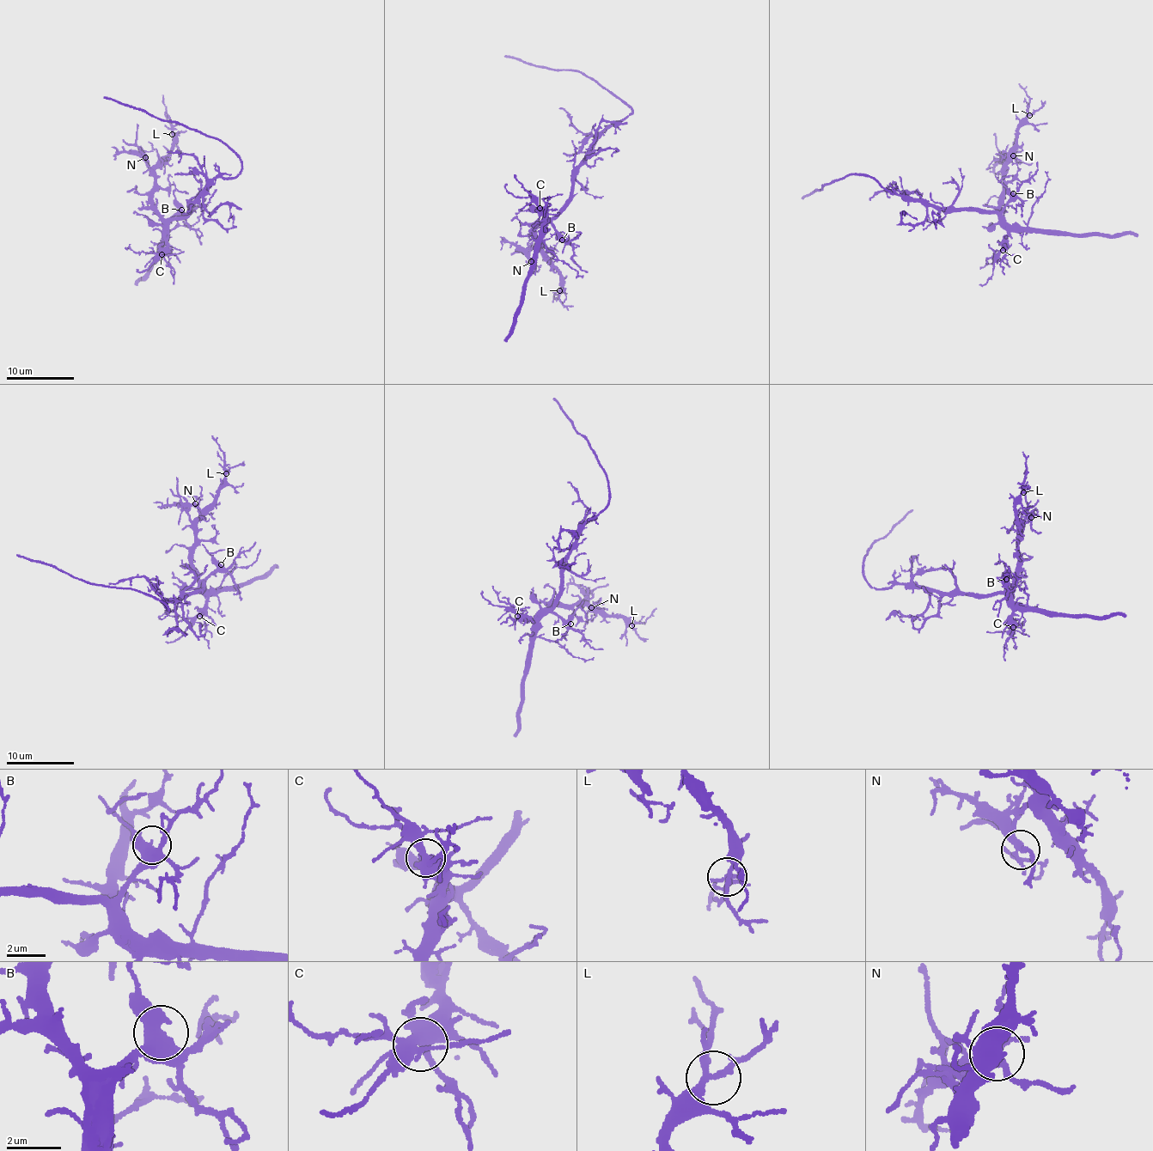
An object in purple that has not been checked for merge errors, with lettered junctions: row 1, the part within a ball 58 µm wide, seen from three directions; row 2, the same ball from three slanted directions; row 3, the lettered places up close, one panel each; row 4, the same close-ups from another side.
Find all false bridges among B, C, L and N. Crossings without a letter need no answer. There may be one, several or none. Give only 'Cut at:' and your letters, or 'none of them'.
Cut at: none of them

